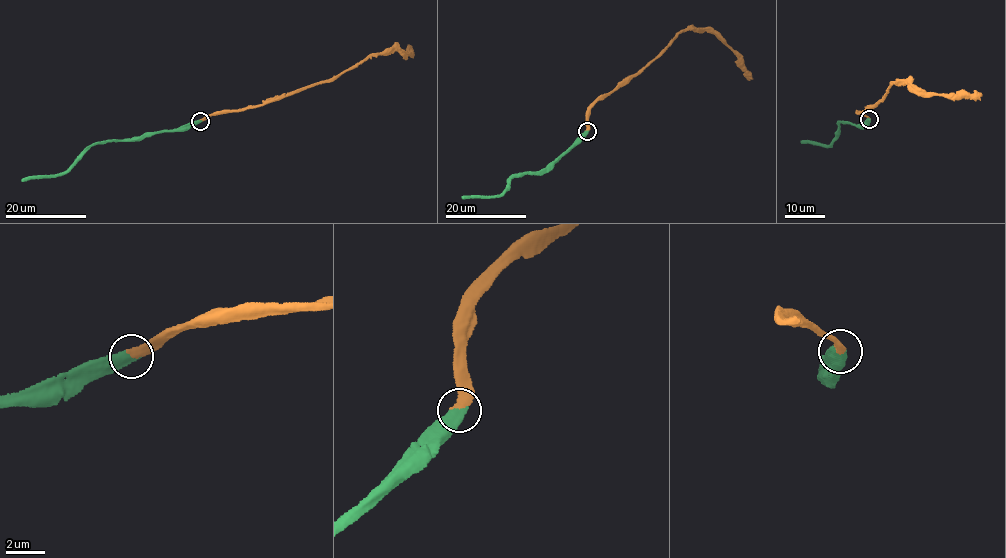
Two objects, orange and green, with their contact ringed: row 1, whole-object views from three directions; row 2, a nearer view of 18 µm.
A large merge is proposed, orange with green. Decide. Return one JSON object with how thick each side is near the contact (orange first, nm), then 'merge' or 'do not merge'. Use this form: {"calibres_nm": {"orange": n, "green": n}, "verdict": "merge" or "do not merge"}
{"calibres_nm": {"orange": 400, "green": 480}, "verdict": "merge"}

